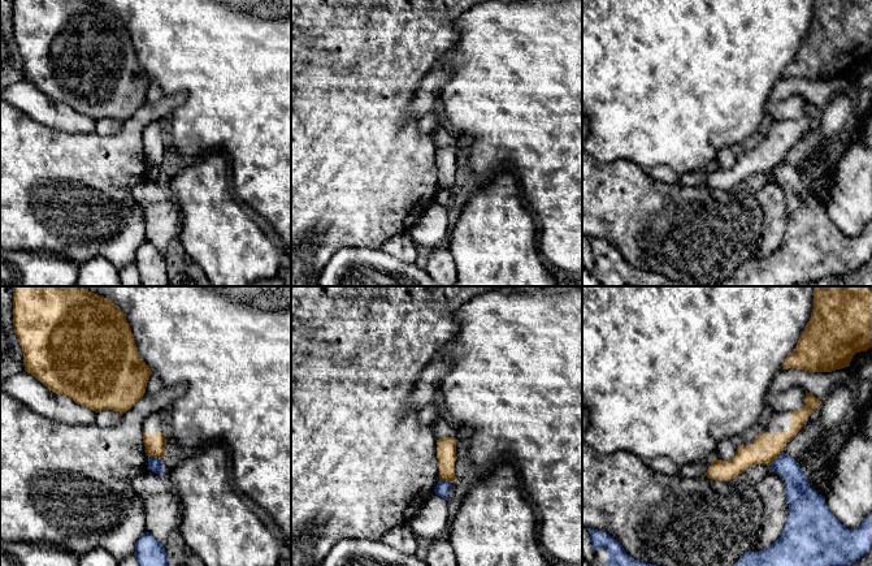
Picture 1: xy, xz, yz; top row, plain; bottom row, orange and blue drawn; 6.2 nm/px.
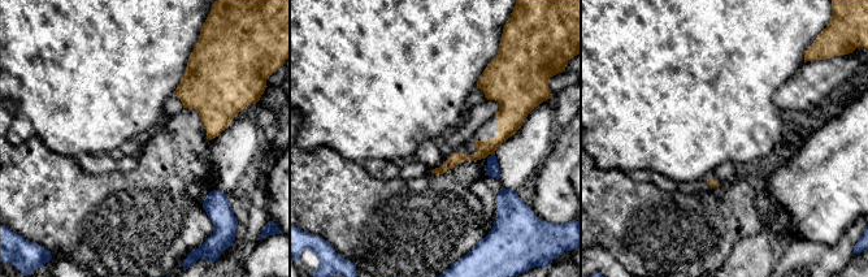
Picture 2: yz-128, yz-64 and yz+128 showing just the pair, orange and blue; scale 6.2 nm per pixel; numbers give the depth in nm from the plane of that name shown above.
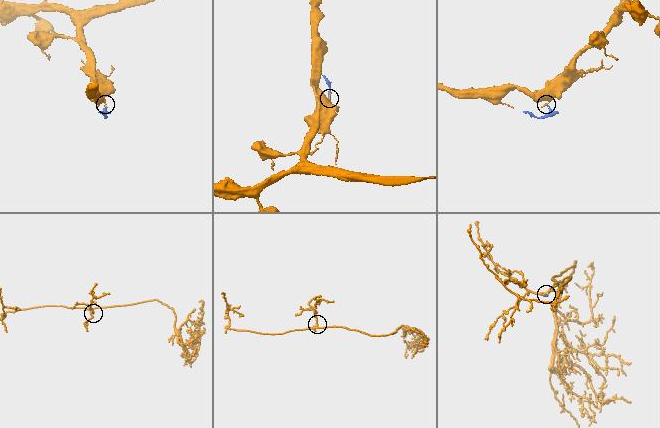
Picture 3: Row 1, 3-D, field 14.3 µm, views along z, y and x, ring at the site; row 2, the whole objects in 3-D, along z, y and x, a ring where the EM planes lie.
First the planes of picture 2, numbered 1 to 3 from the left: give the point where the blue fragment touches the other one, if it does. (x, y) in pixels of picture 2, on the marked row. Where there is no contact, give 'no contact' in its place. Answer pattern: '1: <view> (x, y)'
1: no contact
2: yz-64 (493, 154)
3: no contact

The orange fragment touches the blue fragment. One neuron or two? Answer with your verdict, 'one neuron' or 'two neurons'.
two neurons

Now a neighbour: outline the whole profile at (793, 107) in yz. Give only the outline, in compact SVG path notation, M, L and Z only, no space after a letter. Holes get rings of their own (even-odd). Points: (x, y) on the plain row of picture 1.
M795 94L767 104L768 124L778 120L797 120L804 115L806 98Z

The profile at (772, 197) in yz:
M772 178L760 189L756 199L764 213L763 234L749 260L760 260L771 255L784 241L789 226L786 191Z

